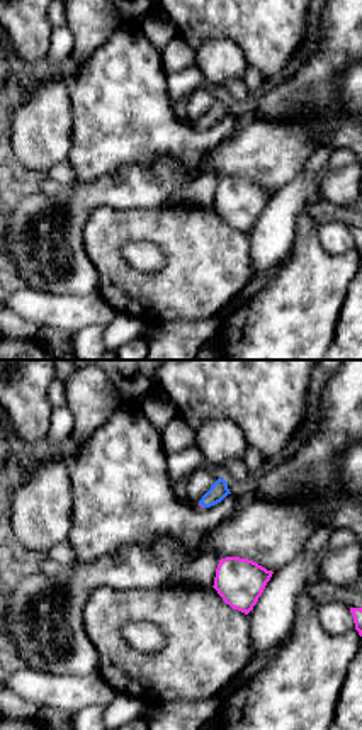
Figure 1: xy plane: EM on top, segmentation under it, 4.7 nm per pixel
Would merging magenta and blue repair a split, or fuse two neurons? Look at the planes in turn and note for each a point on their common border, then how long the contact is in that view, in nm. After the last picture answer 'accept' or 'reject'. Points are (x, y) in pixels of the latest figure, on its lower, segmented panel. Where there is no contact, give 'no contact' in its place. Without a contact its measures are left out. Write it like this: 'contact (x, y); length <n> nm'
contact (203, 506); length 40 nm

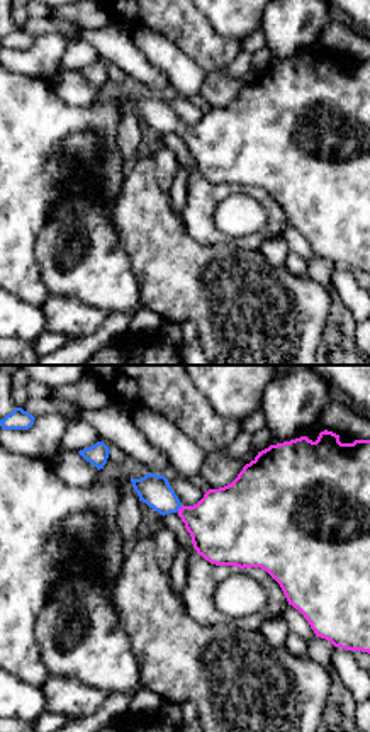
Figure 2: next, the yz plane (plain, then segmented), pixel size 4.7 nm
contact (180, 508); length 40 nm

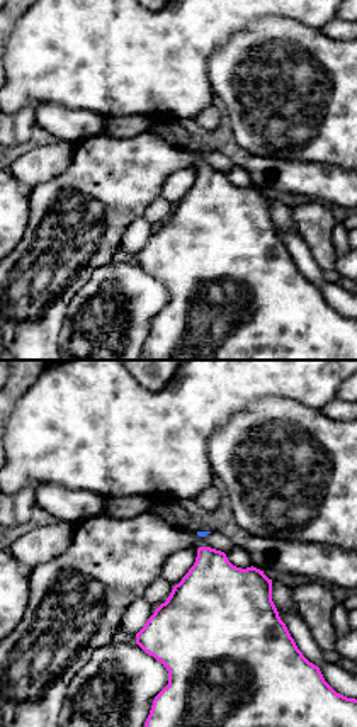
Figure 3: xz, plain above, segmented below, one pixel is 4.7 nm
no contact

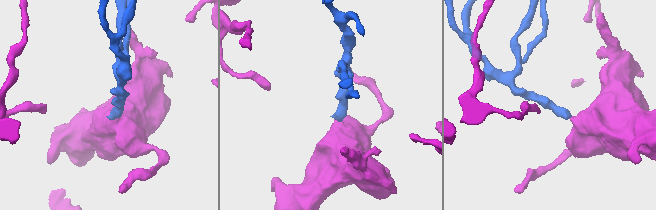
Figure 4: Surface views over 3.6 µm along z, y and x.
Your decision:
accept

